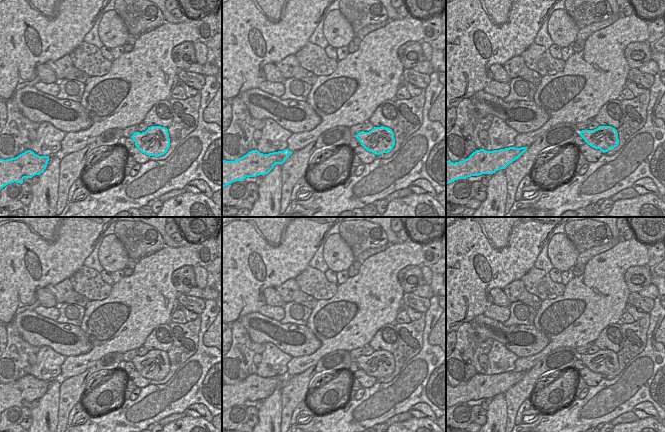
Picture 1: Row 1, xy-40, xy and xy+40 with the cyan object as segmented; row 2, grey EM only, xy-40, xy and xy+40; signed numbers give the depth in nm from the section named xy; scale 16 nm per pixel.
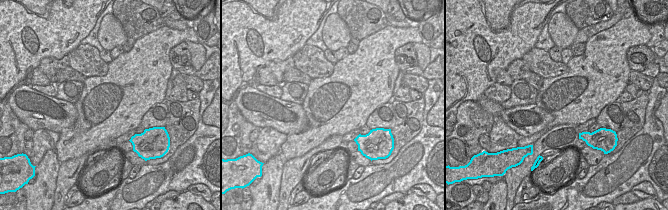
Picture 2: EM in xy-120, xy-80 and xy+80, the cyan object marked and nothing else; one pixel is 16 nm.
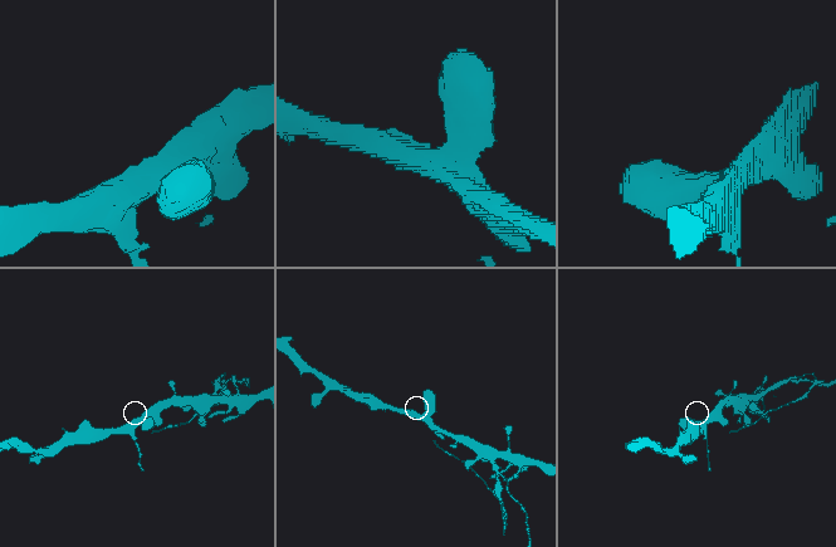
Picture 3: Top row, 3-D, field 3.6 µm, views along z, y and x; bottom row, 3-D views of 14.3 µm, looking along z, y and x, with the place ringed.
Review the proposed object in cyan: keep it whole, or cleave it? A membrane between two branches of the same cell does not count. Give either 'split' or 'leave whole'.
split

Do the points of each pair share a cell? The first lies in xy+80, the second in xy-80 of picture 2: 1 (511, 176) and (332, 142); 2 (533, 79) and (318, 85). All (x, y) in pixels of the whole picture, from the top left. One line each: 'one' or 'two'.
1: one
2: two

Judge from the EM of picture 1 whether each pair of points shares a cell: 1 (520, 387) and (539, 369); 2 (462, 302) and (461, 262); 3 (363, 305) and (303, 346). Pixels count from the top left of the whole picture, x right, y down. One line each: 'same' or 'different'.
1: same
2: same
3: different

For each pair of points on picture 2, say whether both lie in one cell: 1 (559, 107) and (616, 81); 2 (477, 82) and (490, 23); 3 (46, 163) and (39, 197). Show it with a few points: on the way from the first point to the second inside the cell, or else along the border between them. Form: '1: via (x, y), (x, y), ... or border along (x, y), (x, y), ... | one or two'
1: via (573, 98), (579, 95), (593, 81), (602, 81) | one
2: via (477, 67), (477, 38) | one
3: via (46, 171), (46, 177), (42, 182), (42, 189) | one

